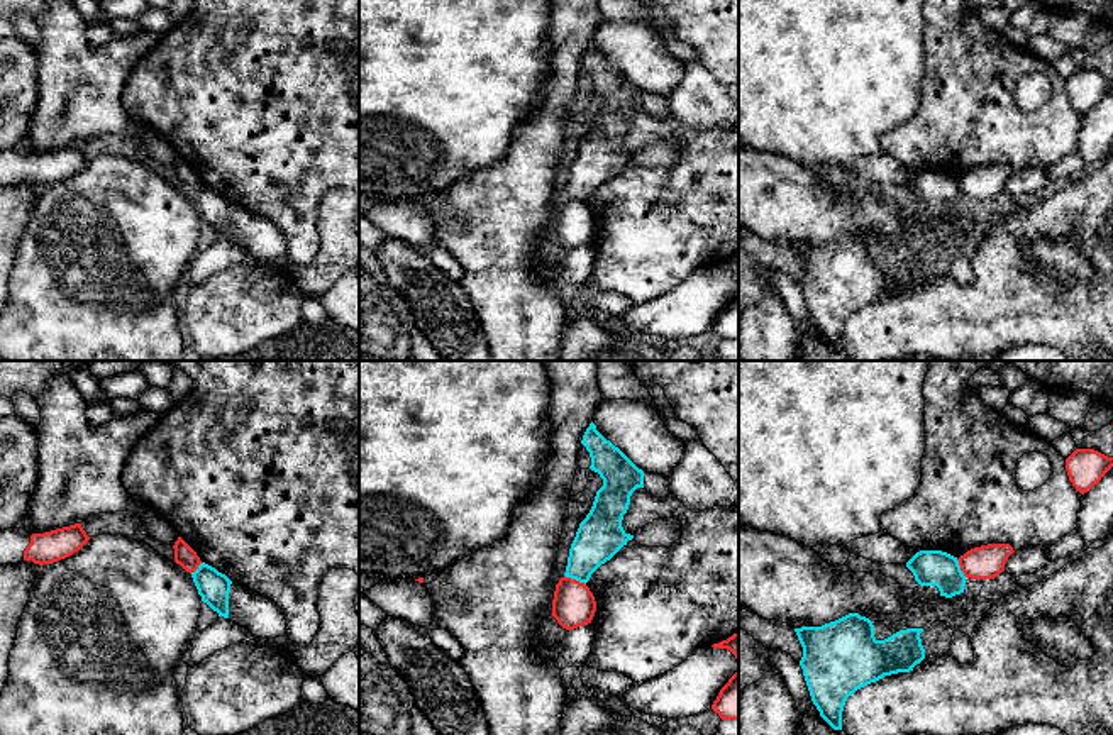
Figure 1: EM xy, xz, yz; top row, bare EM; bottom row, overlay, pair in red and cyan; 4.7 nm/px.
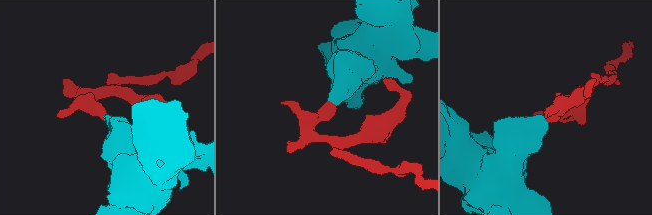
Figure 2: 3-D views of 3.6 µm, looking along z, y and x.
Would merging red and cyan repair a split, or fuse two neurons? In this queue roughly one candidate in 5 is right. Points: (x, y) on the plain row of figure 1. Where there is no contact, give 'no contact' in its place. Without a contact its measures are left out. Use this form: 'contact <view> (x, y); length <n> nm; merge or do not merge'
contact xz (575, 200); length 120 nm; do not merge

